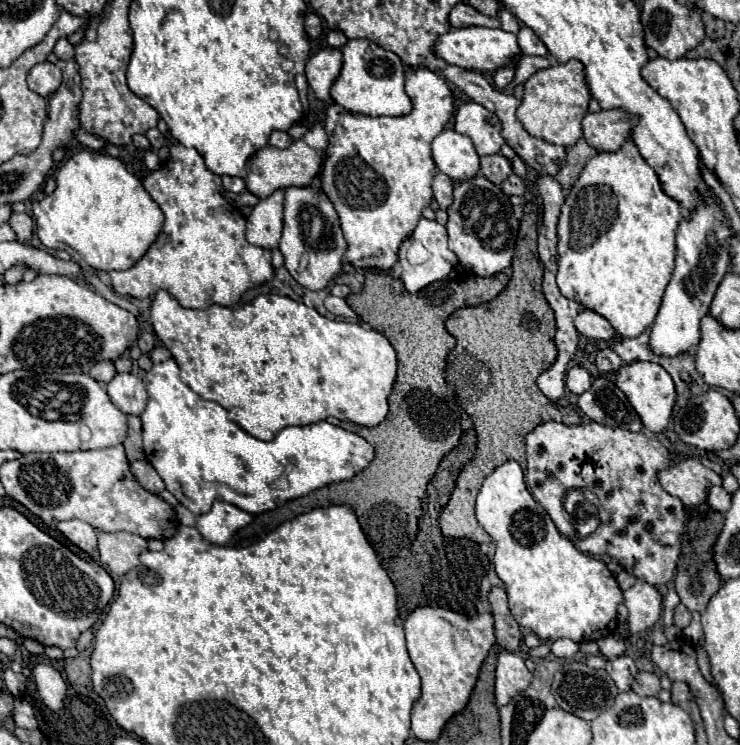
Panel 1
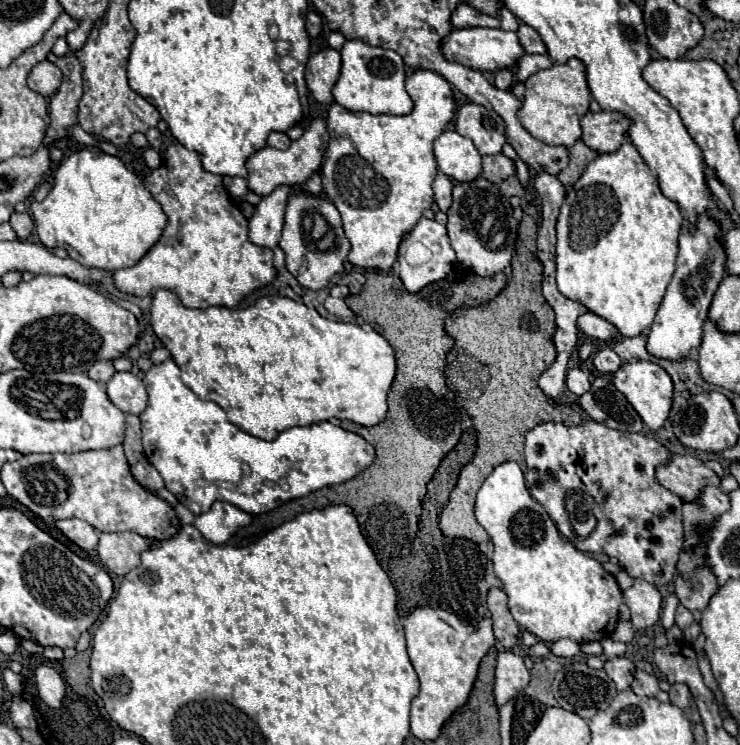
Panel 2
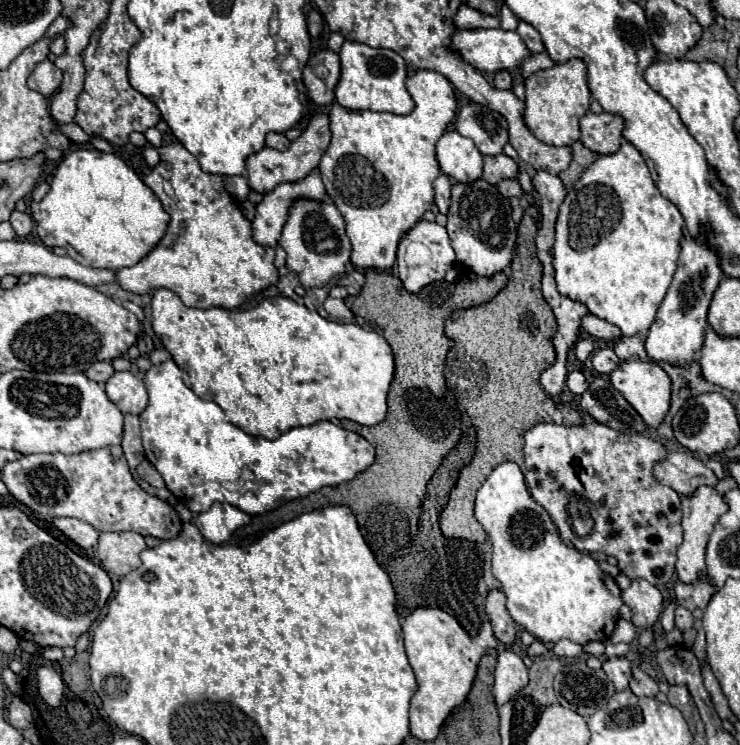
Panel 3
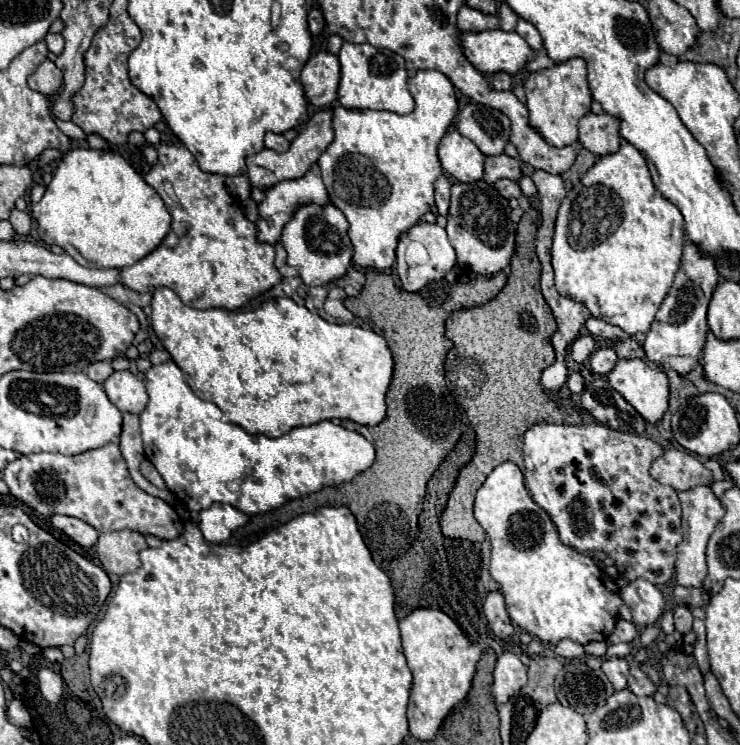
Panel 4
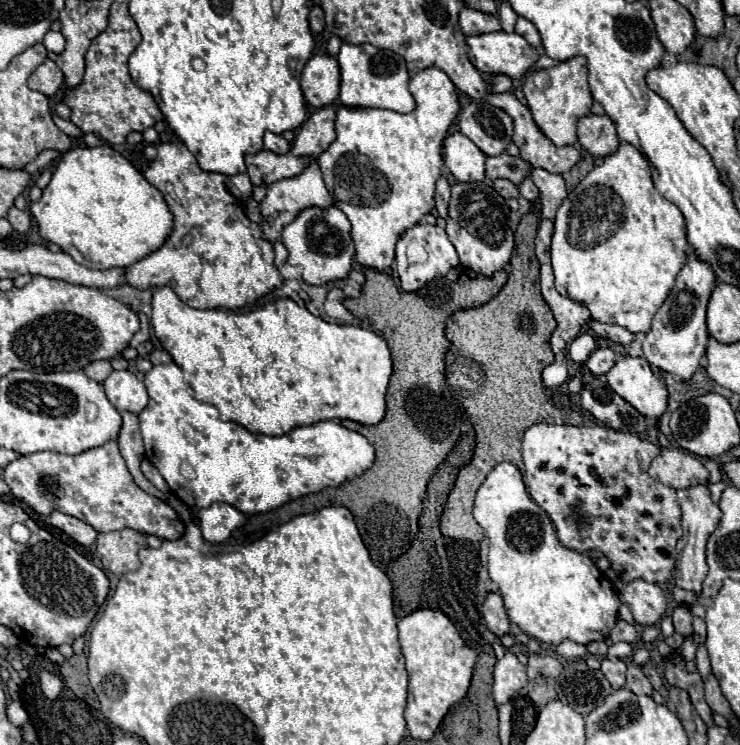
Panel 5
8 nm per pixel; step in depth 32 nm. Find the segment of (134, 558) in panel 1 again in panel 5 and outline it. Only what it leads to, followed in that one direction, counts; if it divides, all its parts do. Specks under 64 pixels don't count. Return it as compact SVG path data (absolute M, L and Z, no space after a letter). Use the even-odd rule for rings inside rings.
M132 528L98 534L96 540L96 552L102 560L102 566L116 576L136 570L140 566L138 550L146 546L146 536Z

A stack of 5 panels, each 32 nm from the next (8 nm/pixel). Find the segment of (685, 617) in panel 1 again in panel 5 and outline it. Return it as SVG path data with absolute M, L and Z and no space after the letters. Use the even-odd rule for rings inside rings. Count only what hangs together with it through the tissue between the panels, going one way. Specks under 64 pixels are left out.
M676 606L672 612L672 622L674 622L674 630L682 636L690 636L692 630L692 614L686 606Z

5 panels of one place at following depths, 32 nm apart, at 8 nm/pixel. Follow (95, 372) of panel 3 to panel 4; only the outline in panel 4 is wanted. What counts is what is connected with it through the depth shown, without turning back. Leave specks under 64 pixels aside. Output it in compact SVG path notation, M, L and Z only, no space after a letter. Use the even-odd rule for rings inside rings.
M102 360L102 362L96 362L96 364L90 364L90 366L86 368L86 374L88 374L92 380L96 380L98 384L102 384L112 372L114 372L114 368L112 368L112 364L110 364L108 360Z

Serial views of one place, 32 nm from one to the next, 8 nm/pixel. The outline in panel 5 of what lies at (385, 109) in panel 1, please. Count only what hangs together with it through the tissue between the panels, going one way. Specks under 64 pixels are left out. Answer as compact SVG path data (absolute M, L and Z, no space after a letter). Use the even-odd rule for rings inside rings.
M342 44L338 54L340 64L340 102L348 108L388 108L400 114L412 112L416 102L408 90L408 70L406 60L392 52L392 50L380 50L372 44Z

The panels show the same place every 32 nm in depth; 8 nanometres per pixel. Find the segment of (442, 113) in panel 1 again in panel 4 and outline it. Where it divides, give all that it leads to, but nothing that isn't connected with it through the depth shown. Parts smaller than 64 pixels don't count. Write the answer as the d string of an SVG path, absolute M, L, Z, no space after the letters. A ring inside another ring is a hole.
M420 70L408 80L410 94L416 100L412 114L400 116L388 110L348 110L334 104L334 140L320 156L318 166L330 200L340 208L350 222L350 240L354 246L354 262L364 268L388 270L396 260L396 244L400 236L422 220L434 206L434 182L442 174L438 144L448 132L454 116L458 114L458 100L454 84L438 70Z

